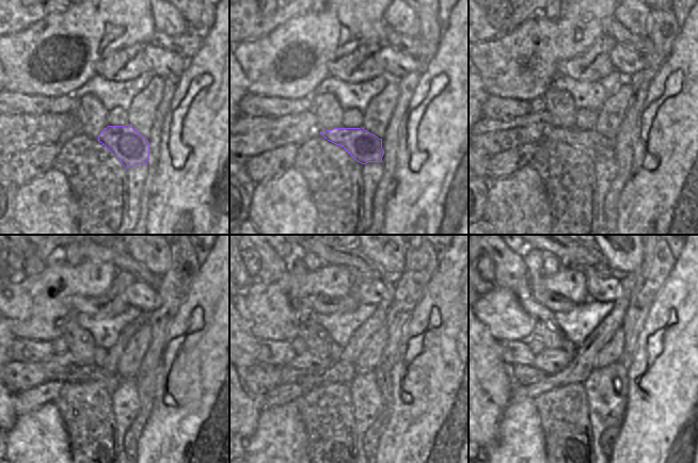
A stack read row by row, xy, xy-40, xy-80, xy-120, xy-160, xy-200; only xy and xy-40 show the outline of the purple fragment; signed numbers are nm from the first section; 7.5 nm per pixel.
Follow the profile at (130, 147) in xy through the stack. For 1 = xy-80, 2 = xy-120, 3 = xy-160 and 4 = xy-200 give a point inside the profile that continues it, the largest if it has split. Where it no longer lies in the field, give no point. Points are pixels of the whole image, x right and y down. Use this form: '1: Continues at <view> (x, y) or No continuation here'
1: Continues at xy-80 (596, 145)
2: Continues at xy-120 (92, 372)
3: Continues at xy-160 (287, 374)
4: Continues at xy-200 (522, 376)

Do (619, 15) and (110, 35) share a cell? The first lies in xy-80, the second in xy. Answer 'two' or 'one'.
two

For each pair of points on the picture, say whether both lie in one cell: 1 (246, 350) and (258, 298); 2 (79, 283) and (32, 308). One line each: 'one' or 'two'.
1: two
2: one

